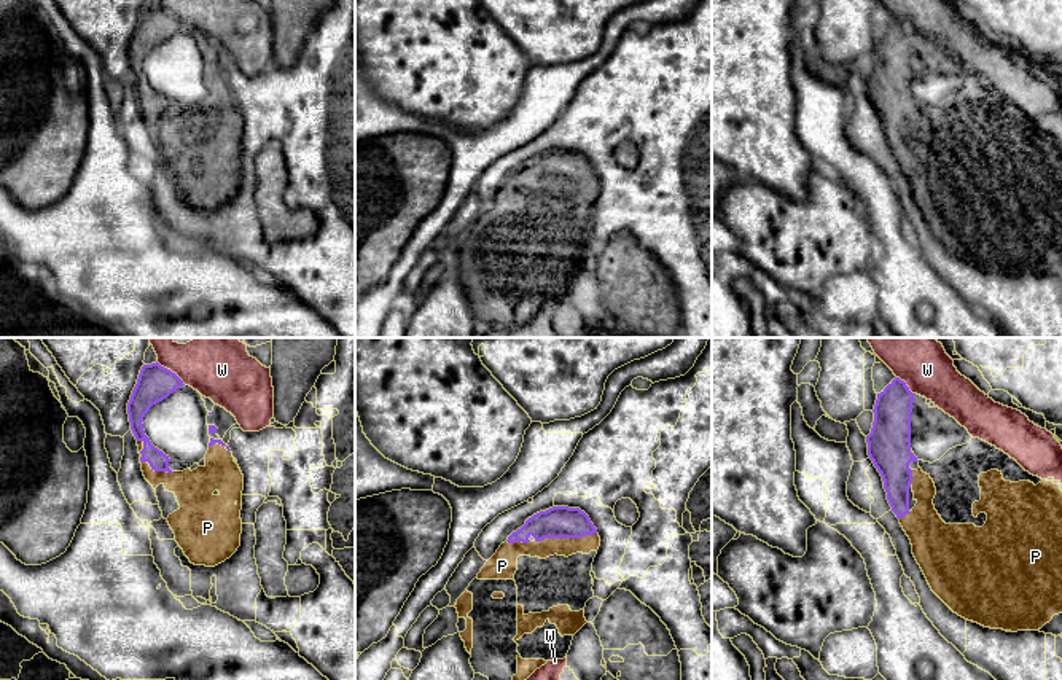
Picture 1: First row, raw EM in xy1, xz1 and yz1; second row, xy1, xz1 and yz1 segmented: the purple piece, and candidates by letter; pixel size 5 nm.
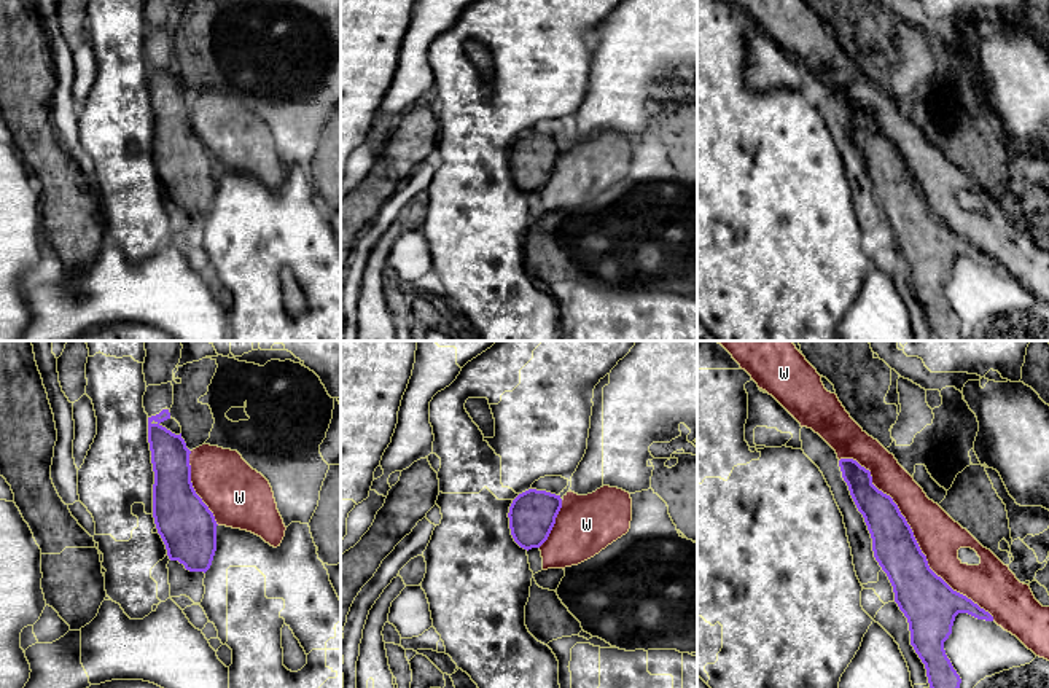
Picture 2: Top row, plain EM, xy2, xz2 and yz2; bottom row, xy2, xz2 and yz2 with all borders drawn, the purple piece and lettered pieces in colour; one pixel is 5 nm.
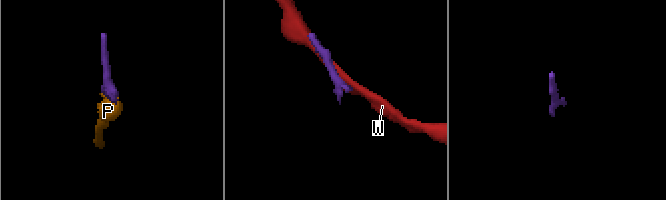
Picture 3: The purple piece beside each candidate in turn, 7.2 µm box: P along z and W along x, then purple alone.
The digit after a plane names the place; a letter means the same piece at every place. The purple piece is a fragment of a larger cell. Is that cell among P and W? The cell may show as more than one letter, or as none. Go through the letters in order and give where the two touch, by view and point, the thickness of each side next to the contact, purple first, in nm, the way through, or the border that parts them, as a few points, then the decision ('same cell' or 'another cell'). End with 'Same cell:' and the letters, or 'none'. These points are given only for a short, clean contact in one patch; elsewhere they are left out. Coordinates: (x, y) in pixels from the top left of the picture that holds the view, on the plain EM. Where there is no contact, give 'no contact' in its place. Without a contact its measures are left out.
P: meets purple in xz1 at (566, 180); 160 nm thick on the purple side, 100 nm on the other; same cell
W: meets purple in yz2 at (914, 180); 240 nm thick on the purple side, 220 nm on the other; another cell
Same cell: P

